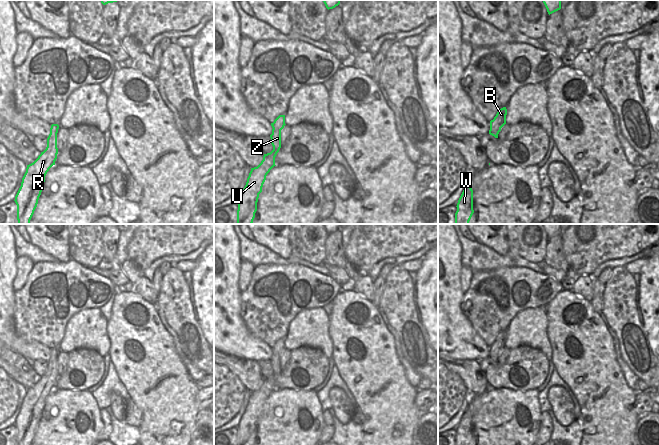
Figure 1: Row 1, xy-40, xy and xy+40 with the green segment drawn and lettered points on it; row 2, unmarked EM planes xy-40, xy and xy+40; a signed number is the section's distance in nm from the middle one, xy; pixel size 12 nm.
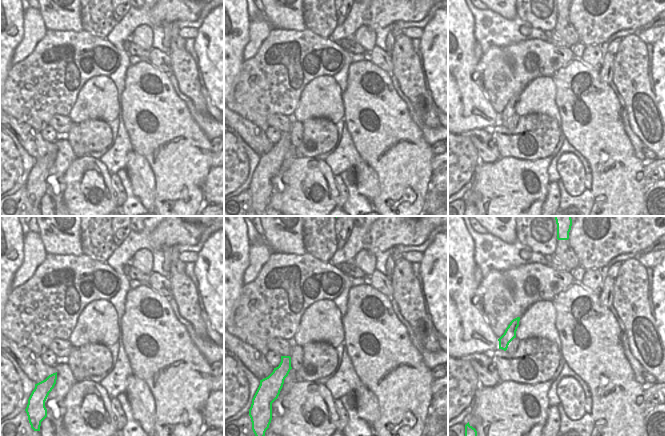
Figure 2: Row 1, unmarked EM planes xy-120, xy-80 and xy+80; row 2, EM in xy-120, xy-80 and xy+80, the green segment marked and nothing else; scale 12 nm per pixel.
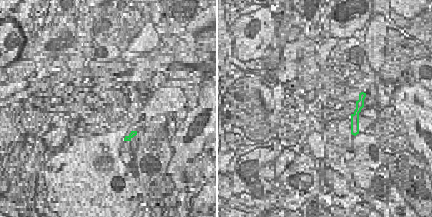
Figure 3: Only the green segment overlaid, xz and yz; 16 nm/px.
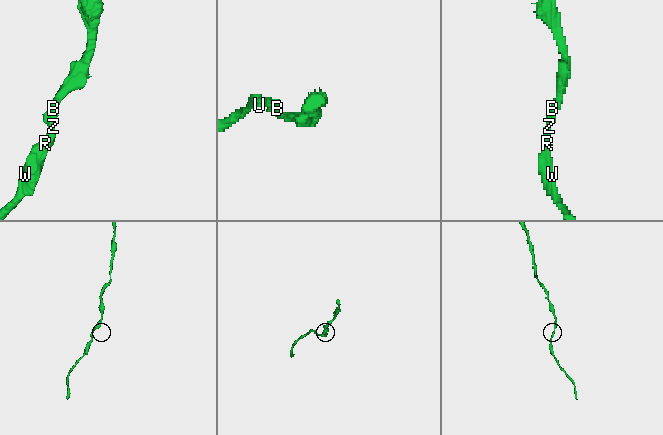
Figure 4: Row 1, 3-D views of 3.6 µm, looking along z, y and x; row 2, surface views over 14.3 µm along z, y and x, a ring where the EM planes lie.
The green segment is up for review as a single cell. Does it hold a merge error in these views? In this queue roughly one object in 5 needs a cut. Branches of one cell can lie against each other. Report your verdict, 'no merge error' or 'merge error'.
no merge error

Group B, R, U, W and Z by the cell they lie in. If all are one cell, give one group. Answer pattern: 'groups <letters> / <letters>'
groups B R U W Z

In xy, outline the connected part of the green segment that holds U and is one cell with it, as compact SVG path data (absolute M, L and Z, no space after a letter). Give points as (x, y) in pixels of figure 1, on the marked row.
M279 115L273 123L270 135L273 150L264 154L261 163L251 168L246 185L237 202L237 224L252 224L257 211L259 194L262 192L263 184L267 174L276 166L275 157L281 148L281 130L285 126L285 115Z

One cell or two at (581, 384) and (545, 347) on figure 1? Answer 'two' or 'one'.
two

